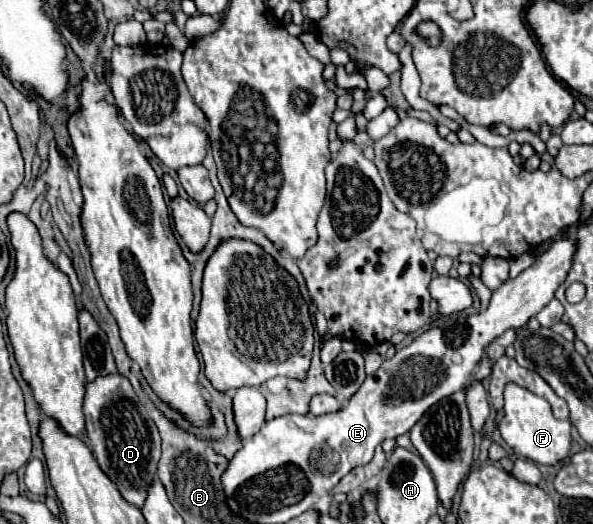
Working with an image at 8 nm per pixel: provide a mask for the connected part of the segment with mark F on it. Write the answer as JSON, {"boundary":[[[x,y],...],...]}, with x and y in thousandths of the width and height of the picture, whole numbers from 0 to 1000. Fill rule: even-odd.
{"boundary":[[[868,731],[852,735],[852,777],[848,777],[848,800],[841,803],[838,819],[852,845],[865,857],[868,868],[889,872],[902,884],[916,887],[939,887],[960,868],[963,857],[963,807],[936,800],[929,788],[929,773],[906,758],[902,750],[889,746],[885,739],[875,739]]]}

